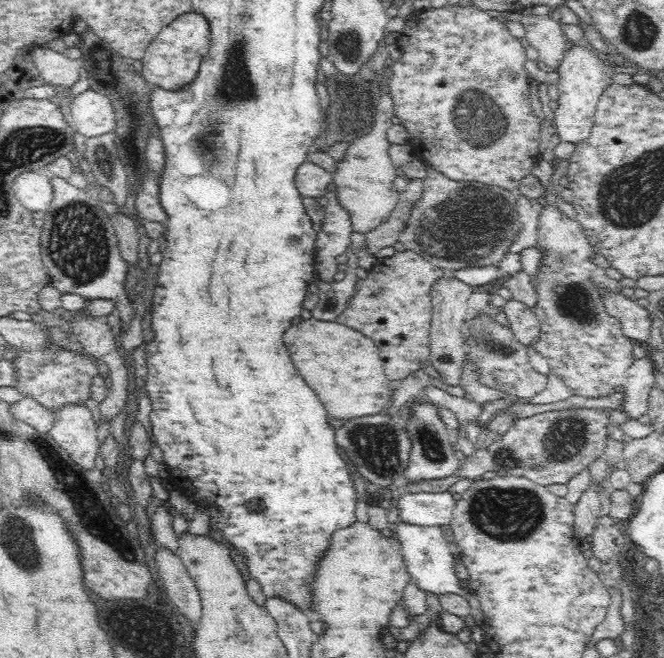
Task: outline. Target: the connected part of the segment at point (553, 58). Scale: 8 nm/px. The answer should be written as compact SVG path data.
M533 13L518 18L524 26L523 42L538 50L538 60L556 69L570 45L562 31L561 23L549 16Z

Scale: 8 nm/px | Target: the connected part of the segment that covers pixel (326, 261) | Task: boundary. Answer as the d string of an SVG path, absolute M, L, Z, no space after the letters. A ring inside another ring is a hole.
M333 184L324 194L328 204L324 209L321 230L315 241L315 270L318 280L332 282L337 270L337 257L351 247L353 233L349 212L339 203L337 189Z

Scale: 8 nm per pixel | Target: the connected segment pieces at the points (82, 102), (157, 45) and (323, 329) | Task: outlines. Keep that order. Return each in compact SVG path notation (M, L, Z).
M94 89L67 99L71 127L86 137L100 136L115 128L115 113L108 98Z
M190 12L178 16L164 28L150 44L144 48L142 61L142 75L146 82L154 84L165 91L175 91L190 84L196 78L200 66L200 58L206 56L210 43L208 23L202 15Z
M309 315L298 317L298 320L292 322L294 324L290 324L283 333L285 348L290 352L290 361L296 366L299 376L322 400L328 417L348 420L385 412L384 407L392 399L392 395L387 387L389 381L385 376L379 350L370 338L336 321L316 320Z

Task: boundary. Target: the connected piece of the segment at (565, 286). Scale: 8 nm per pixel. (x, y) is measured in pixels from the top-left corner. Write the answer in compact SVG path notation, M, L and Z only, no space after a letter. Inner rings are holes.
M553 202L540 207L535 240L530 245L541 252L538 270L531 277L536 302L530 306L532 313L540 322L540 333L530 346L534 346L534 350L542 354L550 364L550 374L556 376L565 388L572 390L575 395L584 398L602 398L618 392L618 388L622 388L627 382L630 366L634 364L632 352L636 342L622 333L618 319L606 313L600 290L620 293L620 281L610 278L604 269L598 268L592 262L592 256L596 251L587 241L584 228L578 221L569 219L559 211Z

